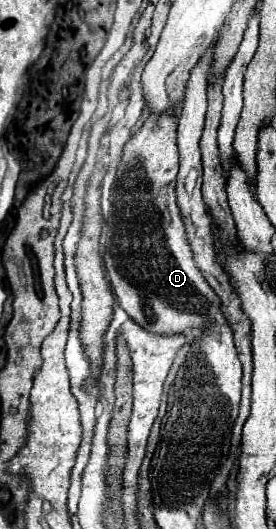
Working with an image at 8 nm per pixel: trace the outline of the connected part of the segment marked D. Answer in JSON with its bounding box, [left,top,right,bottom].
[104,110,220,334]

